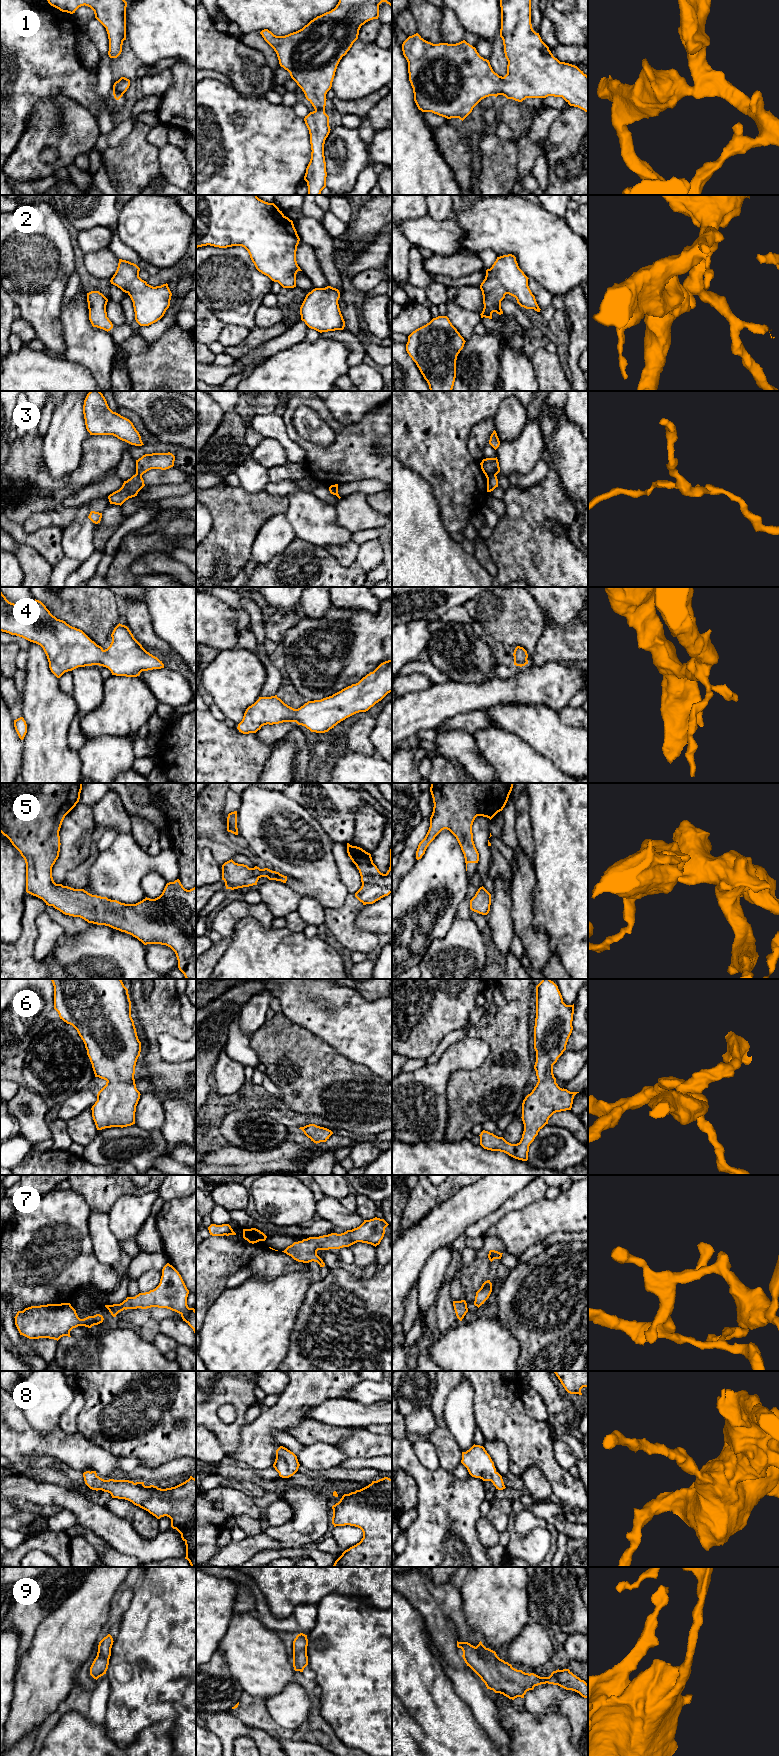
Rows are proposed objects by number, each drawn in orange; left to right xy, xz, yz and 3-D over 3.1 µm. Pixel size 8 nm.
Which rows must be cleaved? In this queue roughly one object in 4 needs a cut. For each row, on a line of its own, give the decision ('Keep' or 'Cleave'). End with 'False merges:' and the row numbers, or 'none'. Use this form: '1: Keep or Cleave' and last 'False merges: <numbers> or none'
1: Keep
2: Keep
3: Cleave
4: Keep
5: Keep
6: Keep
7: Keep
8: Keep
9: Keep
False merges: 3

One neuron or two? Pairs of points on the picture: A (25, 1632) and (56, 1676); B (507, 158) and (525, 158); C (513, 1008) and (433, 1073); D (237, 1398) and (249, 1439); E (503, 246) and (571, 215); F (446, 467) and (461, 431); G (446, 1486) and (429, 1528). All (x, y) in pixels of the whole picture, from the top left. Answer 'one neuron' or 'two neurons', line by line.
A: two neurons
B: two neurons
C: two neurons
D: two neurons
E: two neurons
F: one neuron
G: one neuron

